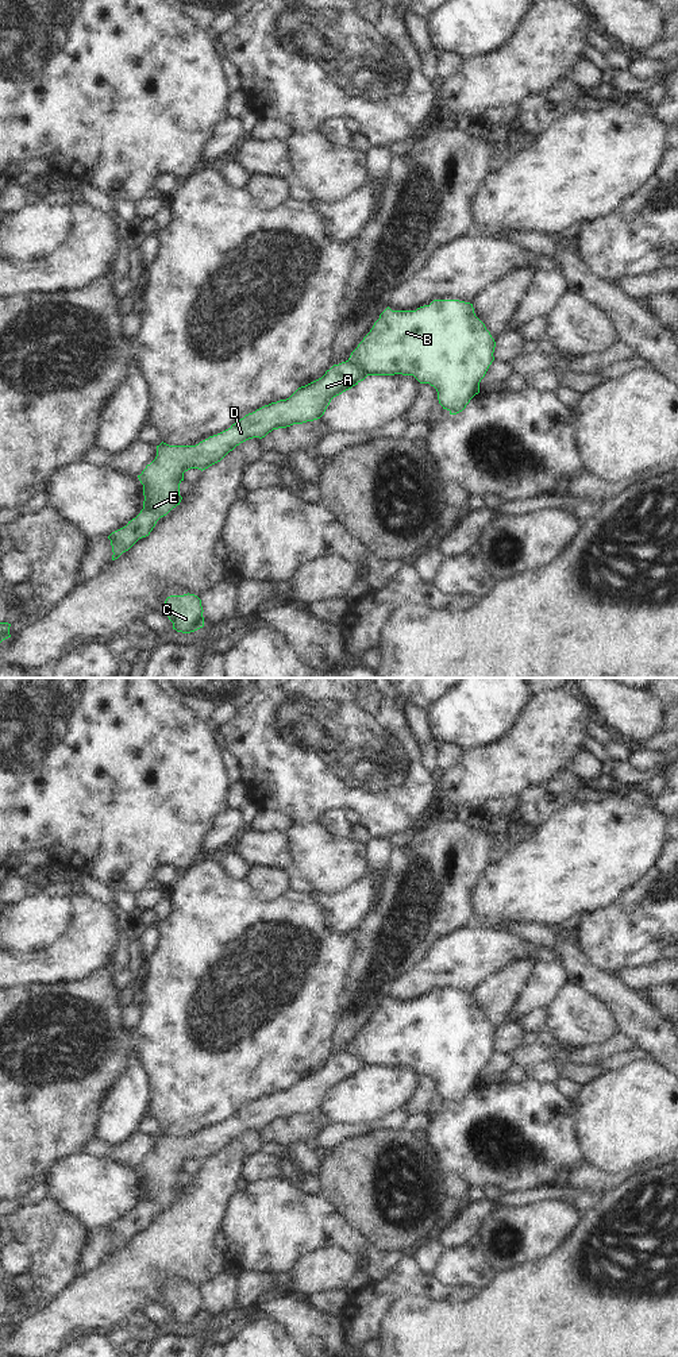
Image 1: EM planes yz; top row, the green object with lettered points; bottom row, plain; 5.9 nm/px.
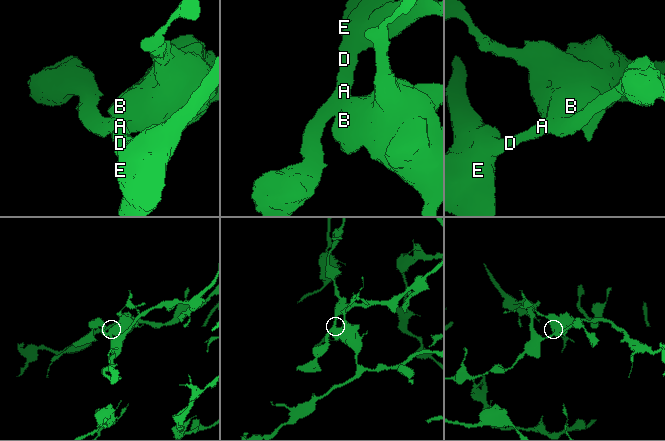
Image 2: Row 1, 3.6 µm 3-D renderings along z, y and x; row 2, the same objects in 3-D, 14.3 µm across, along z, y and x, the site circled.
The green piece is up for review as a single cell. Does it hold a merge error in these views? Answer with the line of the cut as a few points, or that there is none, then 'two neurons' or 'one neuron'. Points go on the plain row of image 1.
yz (349, 1051), (358, 1055), (369, 1066) | two neurons

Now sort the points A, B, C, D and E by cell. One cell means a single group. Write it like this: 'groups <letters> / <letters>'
groups A C D E / B

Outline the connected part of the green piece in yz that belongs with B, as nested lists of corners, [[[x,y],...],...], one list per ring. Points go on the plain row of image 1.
[[[434,991],[416,1002],[388,998],[348,1052],[361,1056],[369,1067],[413,1067],[420,1075],[434,1077],[443,1100],[457,1106],[479,1084],[479,1073],[494,1052],[494,1038],[496,1033],[475,1007],[473,995]]]

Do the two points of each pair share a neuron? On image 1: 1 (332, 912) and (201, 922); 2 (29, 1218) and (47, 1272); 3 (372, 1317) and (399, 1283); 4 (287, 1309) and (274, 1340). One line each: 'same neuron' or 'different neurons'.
1: different neurons
2: same neuron
3: same neuron
4: different neurons

